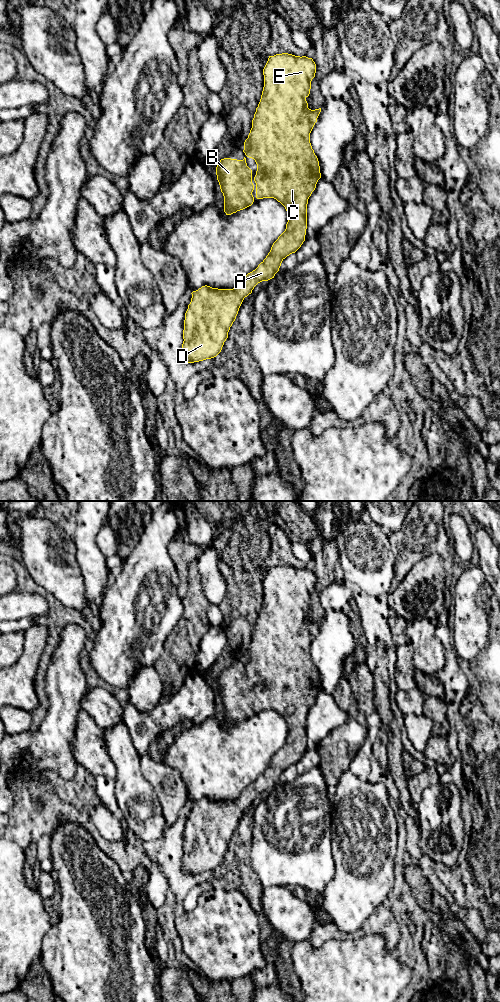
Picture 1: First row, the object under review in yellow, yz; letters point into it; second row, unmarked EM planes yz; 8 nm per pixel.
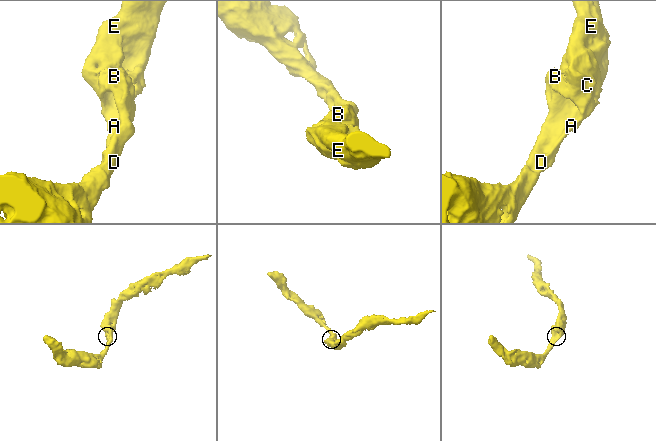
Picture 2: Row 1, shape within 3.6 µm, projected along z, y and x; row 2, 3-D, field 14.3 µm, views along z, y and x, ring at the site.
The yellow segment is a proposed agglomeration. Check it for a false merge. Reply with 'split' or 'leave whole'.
leave whole

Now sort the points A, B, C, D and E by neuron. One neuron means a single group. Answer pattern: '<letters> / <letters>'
A B C D E

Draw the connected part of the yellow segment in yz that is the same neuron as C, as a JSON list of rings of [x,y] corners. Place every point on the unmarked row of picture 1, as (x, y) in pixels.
[[[288,565],[269,568],[263,581],[264,599],[261,611],[243,662],[247,669],[255,672],[256,687],[252,689],[252,682],[247,678],[245,669],[243,672],[221,671],[216,679],[226,727],[251,718],[254,714],[252,704],[255,701],[257,711],[274,710],[280,714],[287,723],[288,734],[266,770],[236,800],[218,801],[205,797],[191,805],[183,842],[182,870],[185,874],[211,871],[221,864],[244,810],[252,805],[258,795],[274,790],[282,773],[295,765],[305,753],[308,711],[321,690],[319,673],[310,655],[310,645],[321,620],[311,622],[306,613],[315,585],[316,576],[312,570]]]

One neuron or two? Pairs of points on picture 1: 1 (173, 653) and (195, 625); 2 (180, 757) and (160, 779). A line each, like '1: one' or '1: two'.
1: one
2: two

